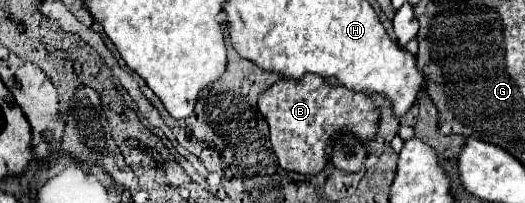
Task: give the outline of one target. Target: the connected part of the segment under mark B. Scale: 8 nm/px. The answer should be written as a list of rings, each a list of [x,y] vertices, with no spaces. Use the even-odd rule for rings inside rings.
[[[305,74],[299,80],[279,78],[259,94],[259,112],[269,124],[271,146],[283,170],[317,174],[325,168],[337,132],[351,132],[359,142],[373,140],[379,130],[381,110],[369,94],[355,94],[345,86],[327,86],[319,74]]]

